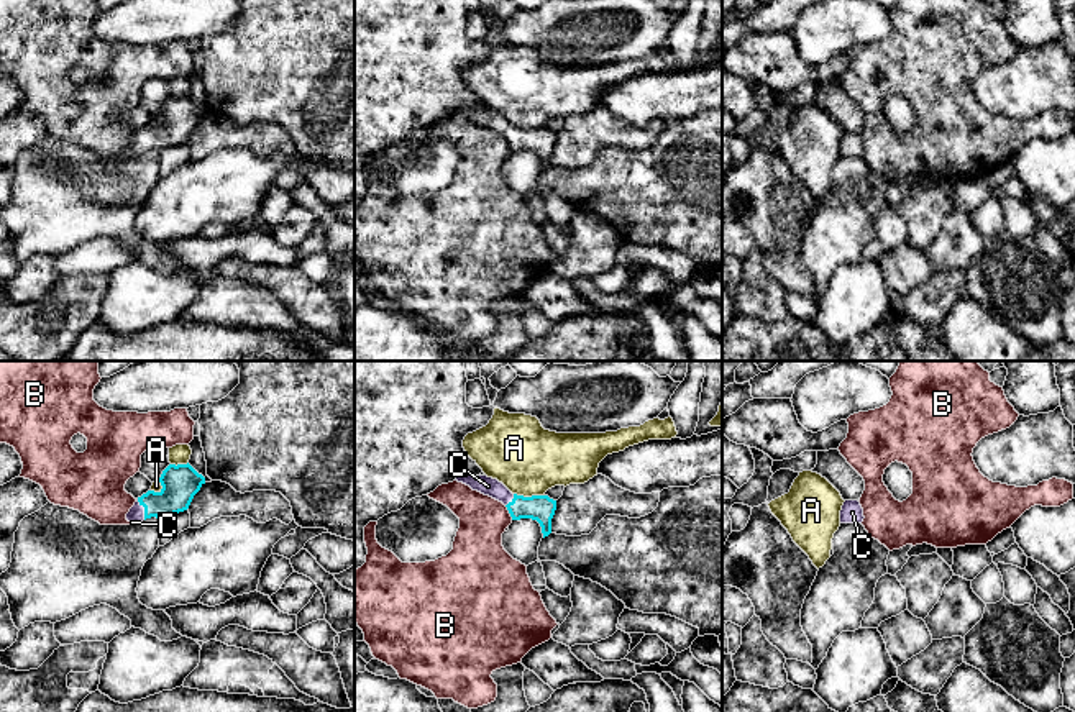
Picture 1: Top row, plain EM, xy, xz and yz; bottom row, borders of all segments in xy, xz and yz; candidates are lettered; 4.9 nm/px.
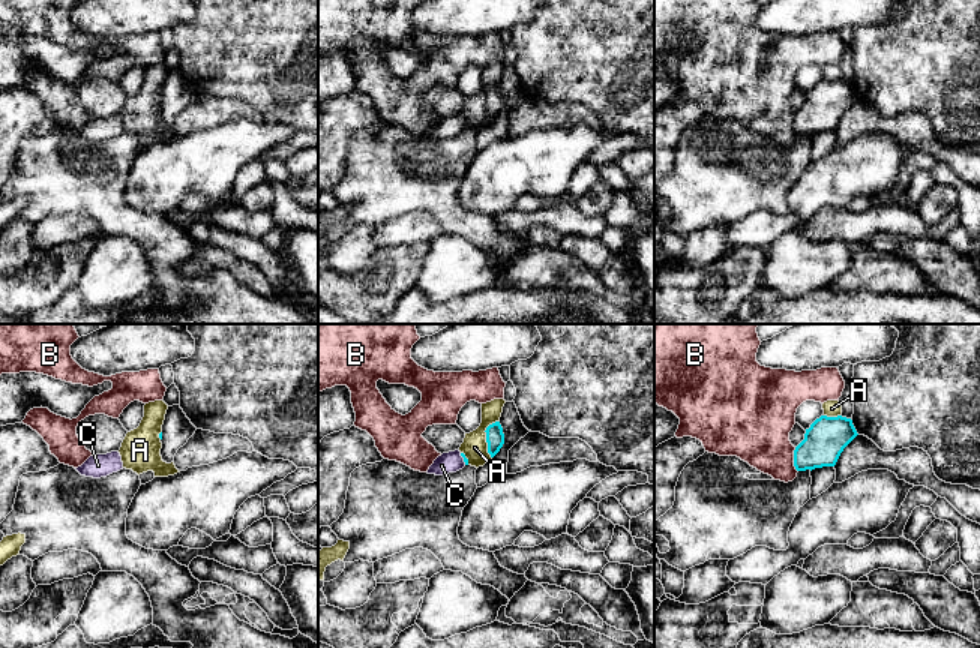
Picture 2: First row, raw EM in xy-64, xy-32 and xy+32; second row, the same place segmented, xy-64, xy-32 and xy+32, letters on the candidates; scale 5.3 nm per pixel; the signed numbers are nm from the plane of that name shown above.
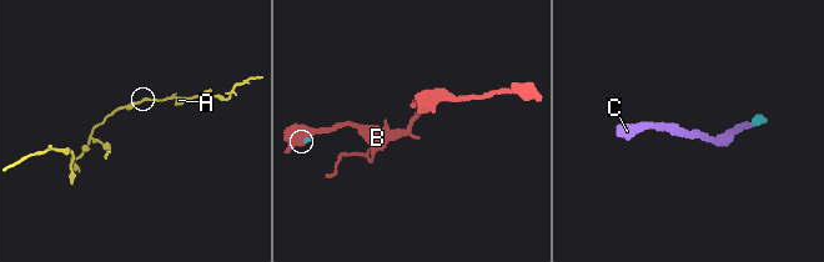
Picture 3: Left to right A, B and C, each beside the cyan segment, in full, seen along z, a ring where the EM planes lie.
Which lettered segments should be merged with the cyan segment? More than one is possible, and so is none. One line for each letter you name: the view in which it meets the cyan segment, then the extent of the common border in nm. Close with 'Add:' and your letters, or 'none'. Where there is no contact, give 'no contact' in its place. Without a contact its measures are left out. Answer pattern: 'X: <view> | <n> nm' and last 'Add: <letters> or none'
C: xy | 110 nm
Add: C

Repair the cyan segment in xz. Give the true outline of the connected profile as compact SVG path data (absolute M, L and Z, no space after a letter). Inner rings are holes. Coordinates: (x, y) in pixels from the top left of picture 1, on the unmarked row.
M461 107L455 113L469 118L484 128L502 135L512 153L532 151L542 159L543 171L551 166L551 151L556 143L556 133L548 128L524 130L512 126L502 115L487 108Z

